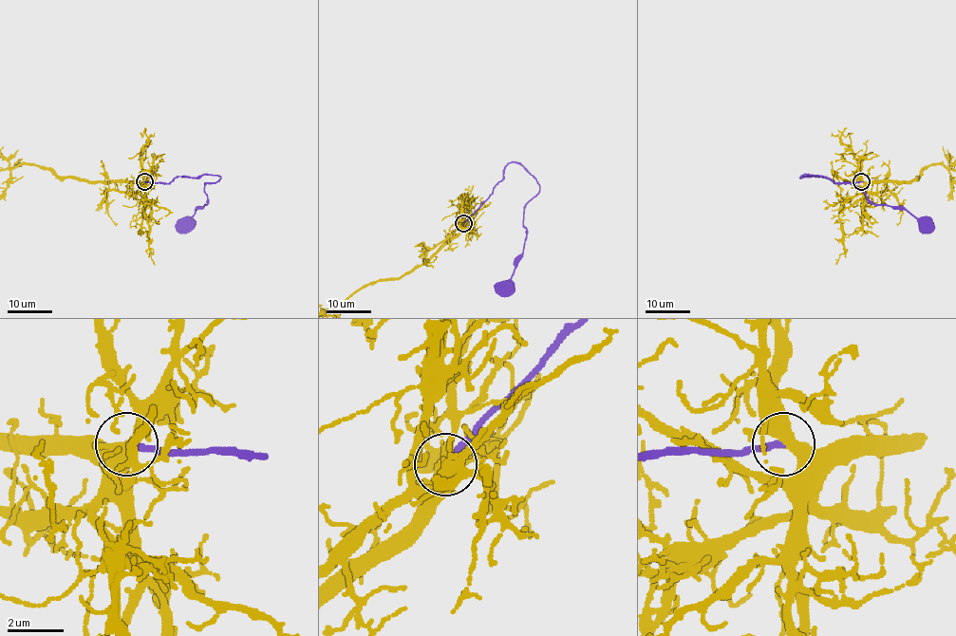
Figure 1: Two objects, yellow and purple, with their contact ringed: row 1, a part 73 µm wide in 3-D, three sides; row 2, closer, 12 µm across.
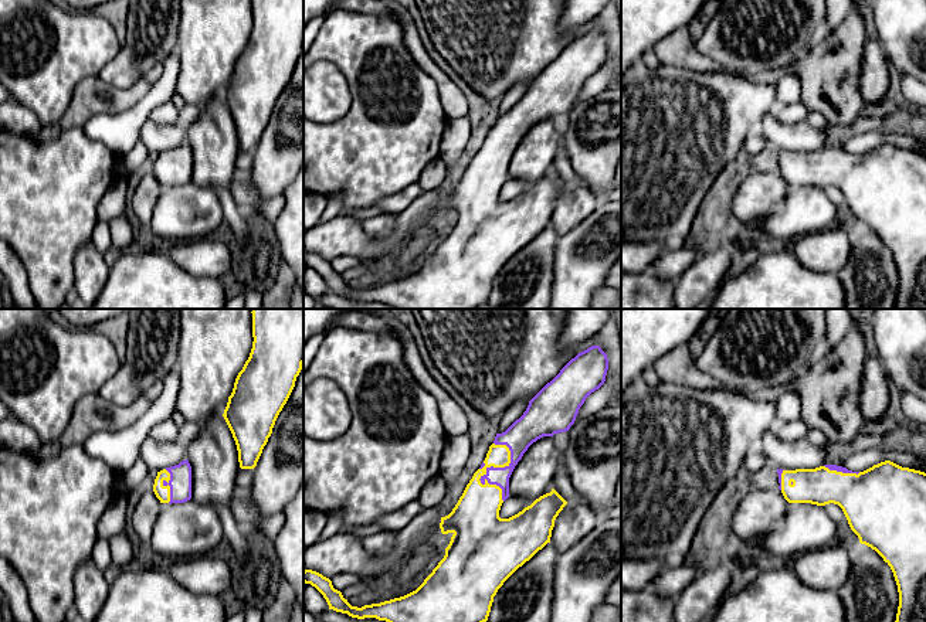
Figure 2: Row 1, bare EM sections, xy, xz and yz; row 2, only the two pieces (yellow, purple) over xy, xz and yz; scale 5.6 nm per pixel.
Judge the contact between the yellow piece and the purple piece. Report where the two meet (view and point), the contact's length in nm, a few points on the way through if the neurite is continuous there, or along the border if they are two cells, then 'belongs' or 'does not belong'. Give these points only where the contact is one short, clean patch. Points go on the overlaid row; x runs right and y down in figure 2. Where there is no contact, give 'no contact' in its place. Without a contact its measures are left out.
meets yellow in xz at (489, 466); contact 340 nm long; belongs

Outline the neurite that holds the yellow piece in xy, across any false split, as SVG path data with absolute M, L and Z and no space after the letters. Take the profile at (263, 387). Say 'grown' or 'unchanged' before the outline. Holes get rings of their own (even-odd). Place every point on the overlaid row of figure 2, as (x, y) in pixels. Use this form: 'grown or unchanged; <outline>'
unchanged; M252 309L252 349L224 409L241 469L254 469L303 364L303 309Z

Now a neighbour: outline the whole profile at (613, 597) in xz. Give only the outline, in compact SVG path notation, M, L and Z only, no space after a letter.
M621 574L618 578L610 585L606 602L614 606L621 606Z

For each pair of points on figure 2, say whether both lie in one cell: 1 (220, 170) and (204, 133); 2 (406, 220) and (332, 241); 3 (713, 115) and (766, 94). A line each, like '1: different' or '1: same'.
1: same
2: same
3: same

